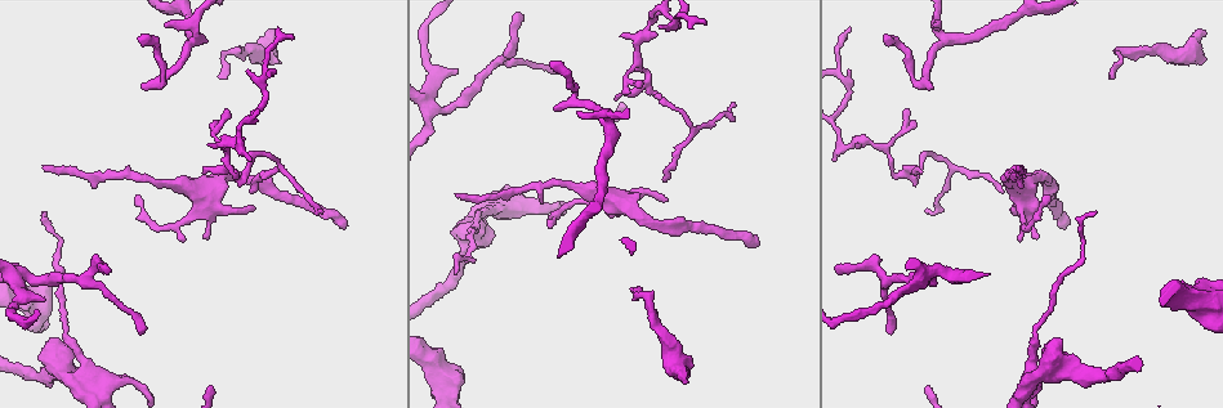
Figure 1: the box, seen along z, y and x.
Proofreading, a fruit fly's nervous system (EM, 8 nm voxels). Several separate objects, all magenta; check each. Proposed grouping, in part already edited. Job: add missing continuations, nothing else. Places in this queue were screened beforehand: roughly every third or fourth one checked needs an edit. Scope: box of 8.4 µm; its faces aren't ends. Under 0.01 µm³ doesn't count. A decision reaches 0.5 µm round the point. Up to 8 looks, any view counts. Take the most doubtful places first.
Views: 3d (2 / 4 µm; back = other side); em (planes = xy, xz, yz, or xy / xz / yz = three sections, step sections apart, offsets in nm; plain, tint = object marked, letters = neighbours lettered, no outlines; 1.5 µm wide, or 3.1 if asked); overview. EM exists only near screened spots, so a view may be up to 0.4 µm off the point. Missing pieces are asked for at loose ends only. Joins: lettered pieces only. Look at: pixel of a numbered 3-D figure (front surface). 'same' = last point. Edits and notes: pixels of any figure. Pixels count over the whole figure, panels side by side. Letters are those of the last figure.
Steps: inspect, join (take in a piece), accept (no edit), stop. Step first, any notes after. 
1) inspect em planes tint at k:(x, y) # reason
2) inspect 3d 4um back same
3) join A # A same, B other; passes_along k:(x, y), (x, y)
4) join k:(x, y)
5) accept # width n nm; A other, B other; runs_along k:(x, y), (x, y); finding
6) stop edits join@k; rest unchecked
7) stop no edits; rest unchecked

inspect 3d 4um at 1:(754, 239) # end of a long branch

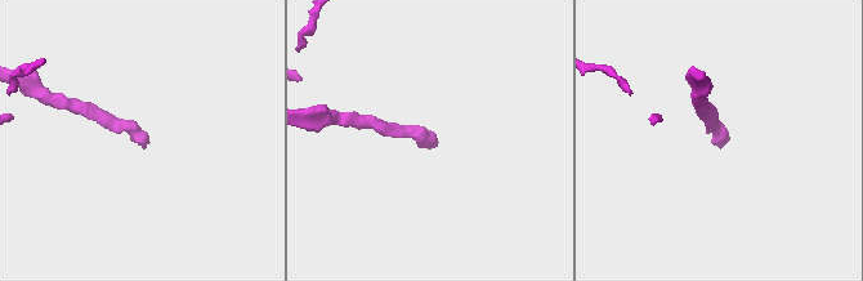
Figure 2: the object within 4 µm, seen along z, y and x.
inspect em planes letters at 2:(434, 136)

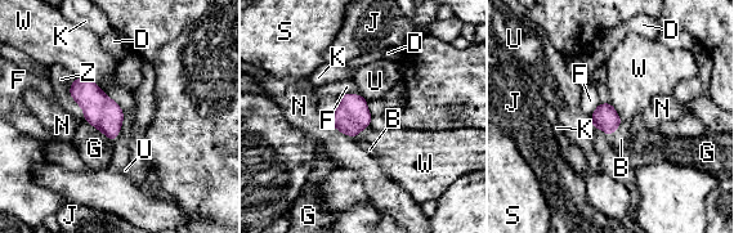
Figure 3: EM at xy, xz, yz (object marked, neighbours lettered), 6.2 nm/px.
join B # B same, D other, F other, G other, J other, K other, N other, S other, U other, W other, Z other; passes_along 3:(604, 117), (616, 129), (621, 139); the neuron continues

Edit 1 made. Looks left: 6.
inspect em planes letters at 1:(883, 38) # free end

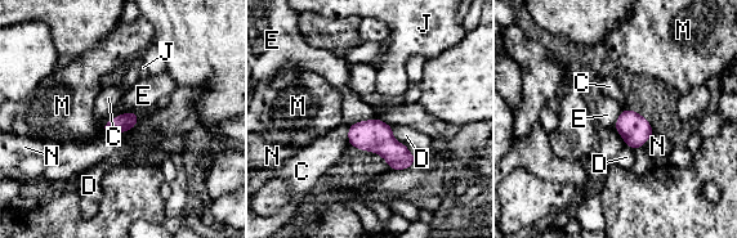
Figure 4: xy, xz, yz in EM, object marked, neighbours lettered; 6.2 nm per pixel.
accept # longest_contact E 240 nm; C other, D other, E other, J other, M other, N other; none of them fits

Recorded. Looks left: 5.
inspect 3d 2um at 1:(455, 193) # thin end

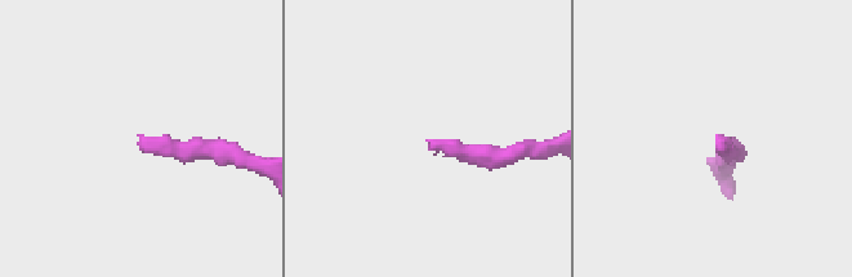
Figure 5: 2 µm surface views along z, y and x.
inspect em xz step 8 letters at 5:(430, 141) # need the tissue

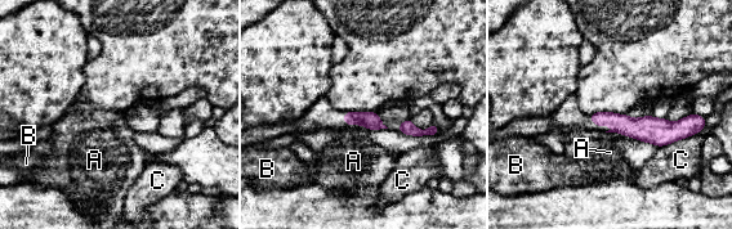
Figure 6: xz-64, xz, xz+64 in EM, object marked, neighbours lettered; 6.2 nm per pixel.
accept # width 100 nm; A other, B other, C other; no lettered piece goes on from it

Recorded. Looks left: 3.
stop edits join@3; rest unchecked

